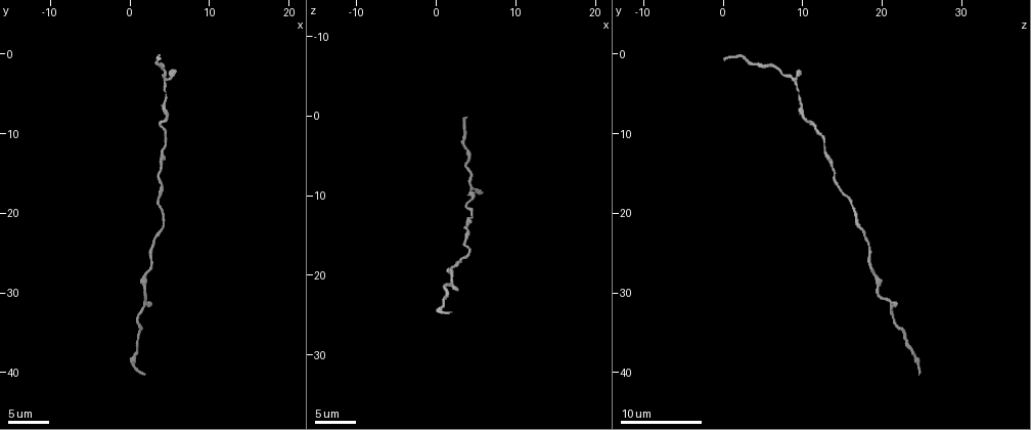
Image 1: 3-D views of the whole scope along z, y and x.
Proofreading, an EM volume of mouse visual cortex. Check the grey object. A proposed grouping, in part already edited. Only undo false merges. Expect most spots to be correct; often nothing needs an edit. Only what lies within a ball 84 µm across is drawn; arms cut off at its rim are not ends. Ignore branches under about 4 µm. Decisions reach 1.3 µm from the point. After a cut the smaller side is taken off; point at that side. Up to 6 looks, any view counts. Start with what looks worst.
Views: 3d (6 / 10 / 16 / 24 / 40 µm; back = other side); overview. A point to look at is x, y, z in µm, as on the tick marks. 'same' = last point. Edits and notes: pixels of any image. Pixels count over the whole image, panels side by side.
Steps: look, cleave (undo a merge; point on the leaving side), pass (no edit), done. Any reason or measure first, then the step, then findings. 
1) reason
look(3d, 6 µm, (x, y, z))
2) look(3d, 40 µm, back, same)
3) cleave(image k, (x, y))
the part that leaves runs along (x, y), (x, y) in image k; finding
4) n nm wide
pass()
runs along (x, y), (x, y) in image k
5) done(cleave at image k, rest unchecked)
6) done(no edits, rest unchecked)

calibre changes
look(3d, 16 µm, (4.6, 4.0, 9.4))

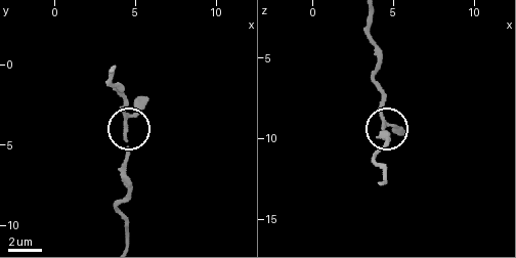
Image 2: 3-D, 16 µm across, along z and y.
pass()
runs along (127, 238), (125, 221), (116, 209), (127, 187), (123, 94) in image 2; one cell here

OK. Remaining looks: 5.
look(3d, 10 µm, (1.0, 35.2, 23.0))

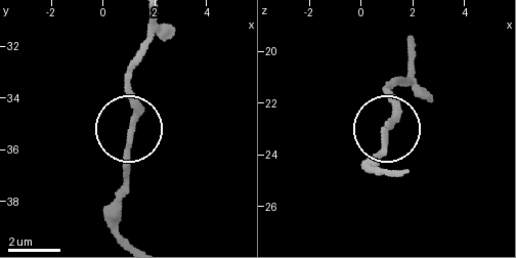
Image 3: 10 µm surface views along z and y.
look(3d, 6 µm, (1.1, 35.3, 22.9))

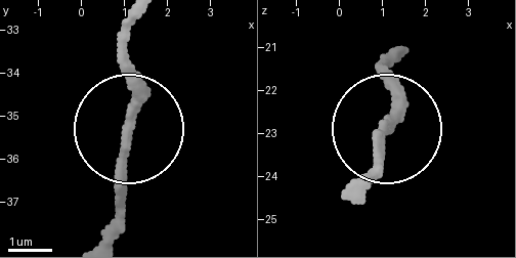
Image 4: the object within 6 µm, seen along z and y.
pass()
runs along (396, 61), (378, 164) in image 4; all the same cell

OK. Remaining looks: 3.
sudden change in width
look(3d, 10 µm, (4.4, 10.4, 12.6))

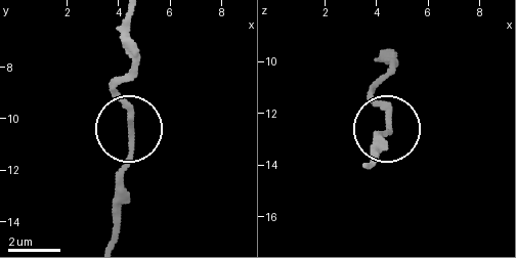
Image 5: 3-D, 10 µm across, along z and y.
pass()
runs along (113, 237), (131, 118), (111, 87) in image 5; continuous, no second cell

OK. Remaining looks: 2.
done(no edits, rest unchecked)

